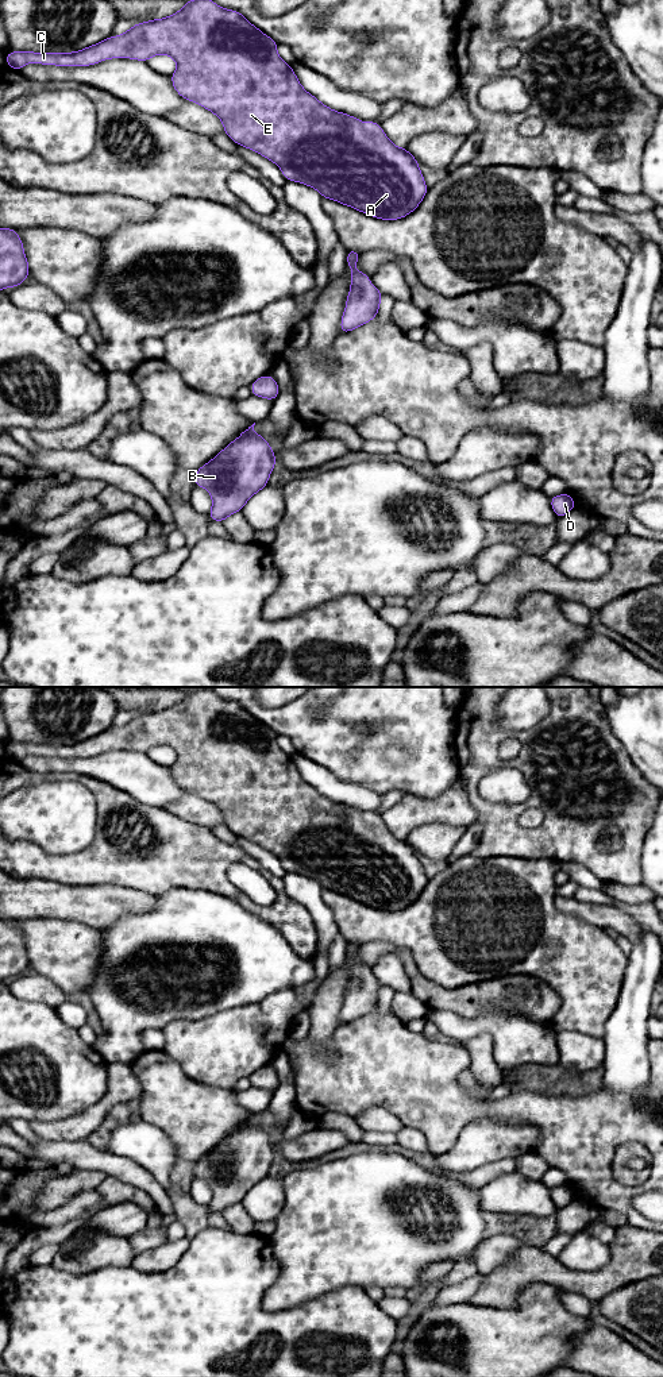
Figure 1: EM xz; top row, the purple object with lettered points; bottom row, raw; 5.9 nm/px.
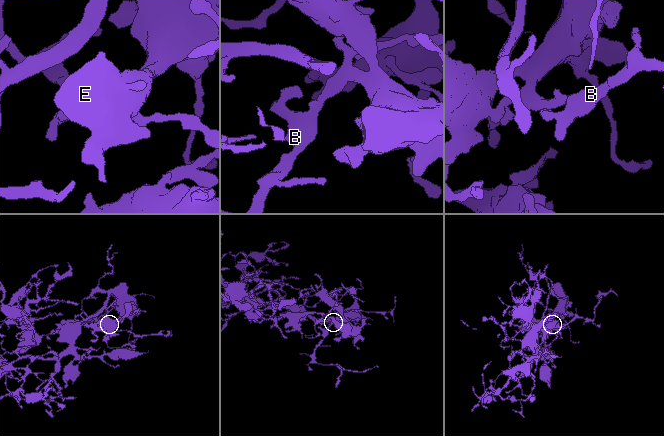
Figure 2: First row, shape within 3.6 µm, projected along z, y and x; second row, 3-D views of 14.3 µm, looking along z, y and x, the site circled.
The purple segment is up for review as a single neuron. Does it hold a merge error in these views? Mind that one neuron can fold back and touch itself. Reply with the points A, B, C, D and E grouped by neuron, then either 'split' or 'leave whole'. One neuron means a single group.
groups A B C D E; leave whole

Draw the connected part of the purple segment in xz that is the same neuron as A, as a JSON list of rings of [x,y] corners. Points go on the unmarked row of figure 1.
[[[200,688],[196,691],[186,691],[185,697],[174,706],[166,707],[163,710],[153,710],[150,713],[136,714],[124,725],[117,728],[108,728],[97,736],[92,736],[80,742],[58,745],[35,742],[9,742],[5,748],[5,756],[11,757],[15,761],[20,761],[24,756],[30,753],[55,757],[92,757],[95,755],[111,749],[131,749],[147,753],[151,748],[158,745],[169,747],[177,753],[177,760],[170,767],[176,783],[186,792],[194,792],[198,796],[215,805],[223,813],[224,825],[228,829],[231,829],[238,837],[247,838],[267,849],[269,852],[274,853],[282,861],[282,865],[288,872],[294,872],[311,878],[316,880],[323,887],[323,890],[338,892],[343,896],[351,898],[359,903],[363,903],[369,907],[374,907],[381,911],[398,911],[413,903],[420,896],[420,894],[428,883],[428,878],[425,876],[417,850],[406,840],[397,838],[394,834],[392,834],[388,830],[386,825],[382,822],[379,814],[363,814],[351,806],[334,802],[323,794],[320,794],[313,786],[308,784],[300,775],[294,763],[292,761],[292,756],[286,755],[277,745],[277,736],[278,734],[274,730],[271,730],[254,716],[251,716],[240,703],[234,701],[226,701],[223,698],[219,698],[211,690]]]

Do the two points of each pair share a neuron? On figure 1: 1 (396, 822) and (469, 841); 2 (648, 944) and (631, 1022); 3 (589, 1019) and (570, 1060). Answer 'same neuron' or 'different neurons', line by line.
1: different neurons
2: same neuron
3: different neurons

